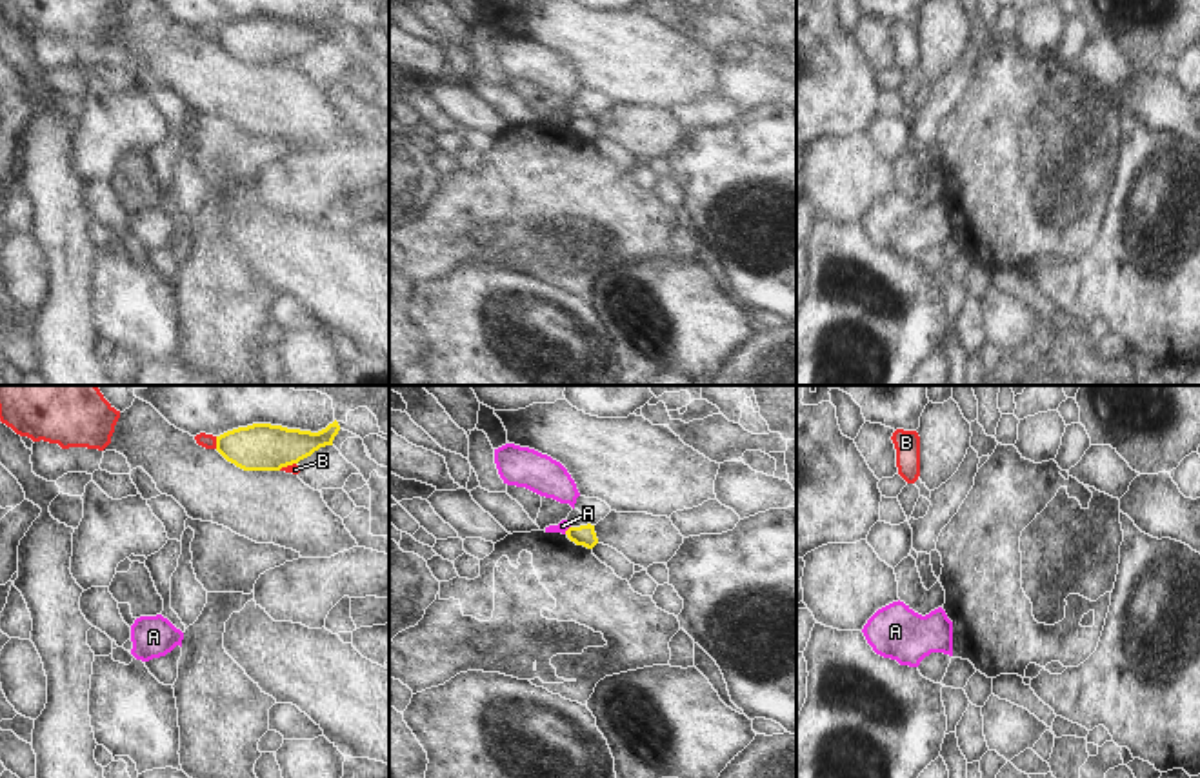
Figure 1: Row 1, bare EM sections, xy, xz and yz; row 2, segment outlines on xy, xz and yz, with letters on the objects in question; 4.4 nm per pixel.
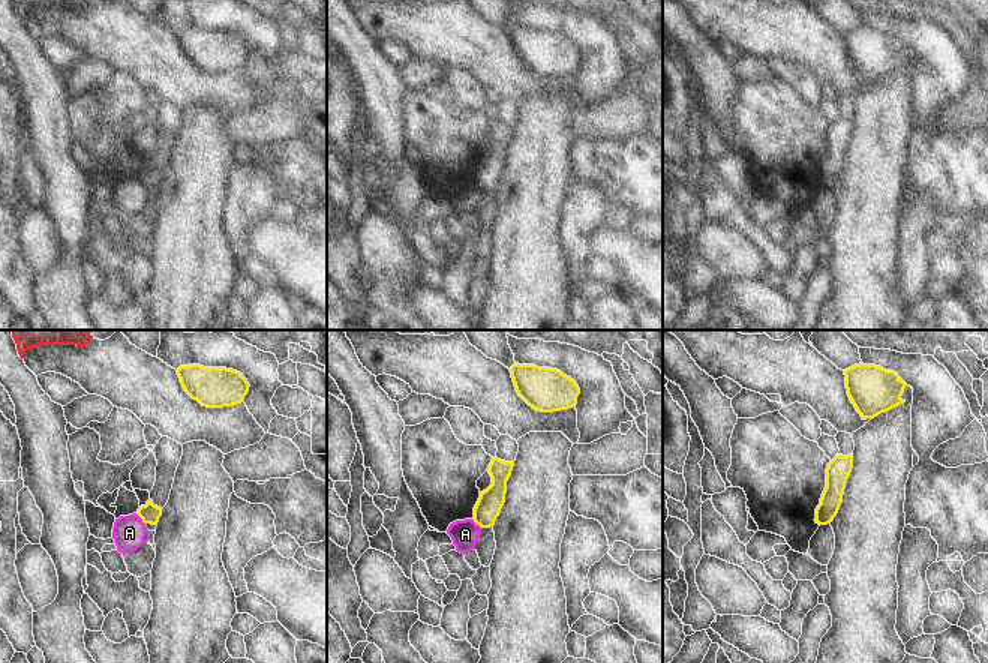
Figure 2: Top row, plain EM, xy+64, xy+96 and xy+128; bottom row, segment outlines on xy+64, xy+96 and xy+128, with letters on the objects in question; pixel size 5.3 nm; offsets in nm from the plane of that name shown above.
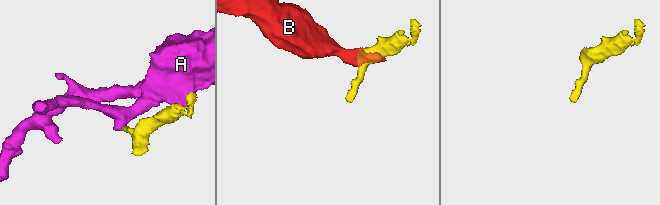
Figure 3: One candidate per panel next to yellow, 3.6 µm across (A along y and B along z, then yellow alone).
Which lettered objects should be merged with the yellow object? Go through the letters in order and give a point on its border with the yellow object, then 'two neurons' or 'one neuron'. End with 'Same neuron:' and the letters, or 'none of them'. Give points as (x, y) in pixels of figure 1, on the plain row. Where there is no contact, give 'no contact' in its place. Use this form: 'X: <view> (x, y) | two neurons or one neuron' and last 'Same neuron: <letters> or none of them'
A: xz (568, 122) | two neurons
B: xy (217, 35) | two neurons
Same neuron: none of them

